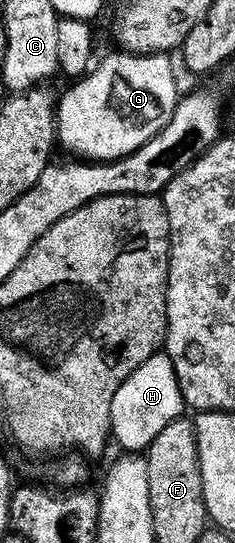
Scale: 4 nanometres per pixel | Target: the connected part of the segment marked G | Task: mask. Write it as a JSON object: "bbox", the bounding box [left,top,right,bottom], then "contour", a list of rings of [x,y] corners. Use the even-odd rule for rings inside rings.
{"bbox":[56,50,178,160],"contour":[[[115,50],[109,56],[99,57],[98,63],[87,74],[79,77],[64,93],[59,93],[58,103],[56,106],[56,139],[59,147],[64,147],[65,153],[71,154],[73,157],[81,160],[117,160],[126,154],[130,154],[134,150],[138,150],[138,146],[142,146],[146,142],[150,142],[150,138],[154,138],[154,134],[158,134],[162,130],[162,126],[166,126],[166,122],[170,122],[172,111],[176,108],[178,99],[178,91],[176,92],[176,76],[172,73],[172,64],[168,61],[169,57],[164,54],[137,54],[135,52],[125,52],[123,50]]]}

